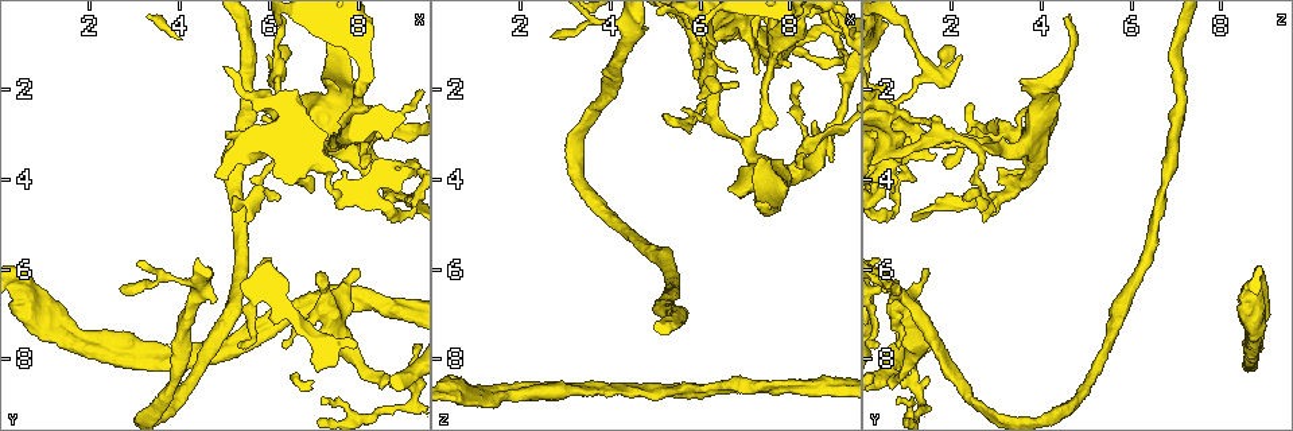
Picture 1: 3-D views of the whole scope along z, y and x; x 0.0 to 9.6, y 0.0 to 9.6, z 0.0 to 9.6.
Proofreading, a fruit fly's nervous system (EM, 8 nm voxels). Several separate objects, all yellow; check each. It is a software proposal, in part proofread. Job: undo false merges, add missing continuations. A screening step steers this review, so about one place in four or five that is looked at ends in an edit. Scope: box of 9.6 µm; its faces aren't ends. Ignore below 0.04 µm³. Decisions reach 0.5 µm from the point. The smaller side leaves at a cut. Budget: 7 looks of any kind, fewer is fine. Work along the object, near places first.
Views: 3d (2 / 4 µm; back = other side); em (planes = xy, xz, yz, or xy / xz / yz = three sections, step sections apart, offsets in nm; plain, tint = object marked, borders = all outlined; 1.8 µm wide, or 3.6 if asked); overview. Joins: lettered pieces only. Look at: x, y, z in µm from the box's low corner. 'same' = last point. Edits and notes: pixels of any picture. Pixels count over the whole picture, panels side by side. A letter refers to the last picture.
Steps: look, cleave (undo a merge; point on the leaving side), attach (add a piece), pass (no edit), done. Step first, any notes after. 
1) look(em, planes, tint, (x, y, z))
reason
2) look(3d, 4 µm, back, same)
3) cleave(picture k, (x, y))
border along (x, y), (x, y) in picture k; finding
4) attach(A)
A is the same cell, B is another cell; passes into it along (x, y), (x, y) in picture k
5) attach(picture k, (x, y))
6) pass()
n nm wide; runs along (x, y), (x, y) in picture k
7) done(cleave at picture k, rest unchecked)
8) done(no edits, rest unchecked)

look(3d, 4 µm, (2.20, 7.75, 8.70))
two arms in line, one across

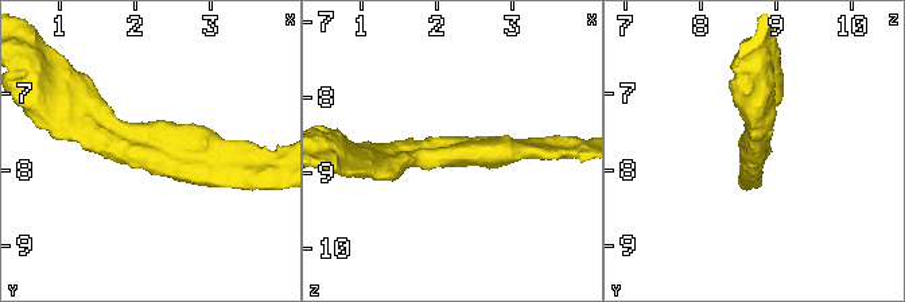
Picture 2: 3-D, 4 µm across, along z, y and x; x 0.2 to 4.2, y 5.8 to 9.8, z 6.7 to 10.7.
look(em, yz, step 8, tint, (2.15, 7.85, 8.70))
3 arms; arms of 300, 320, 380 nm; need the tissue

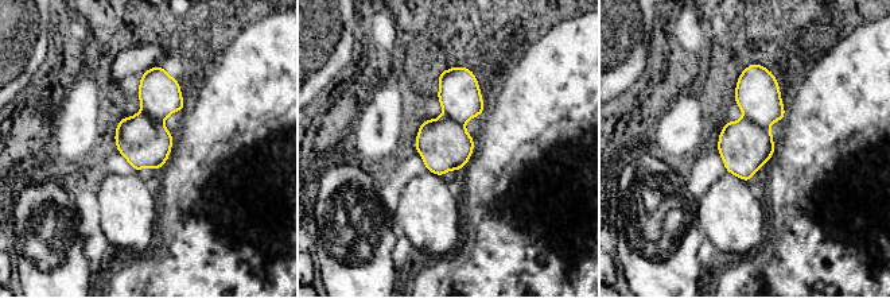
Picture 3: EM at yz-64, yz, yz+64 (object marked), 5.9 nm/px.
look(em, planes, borders, same)
another direction

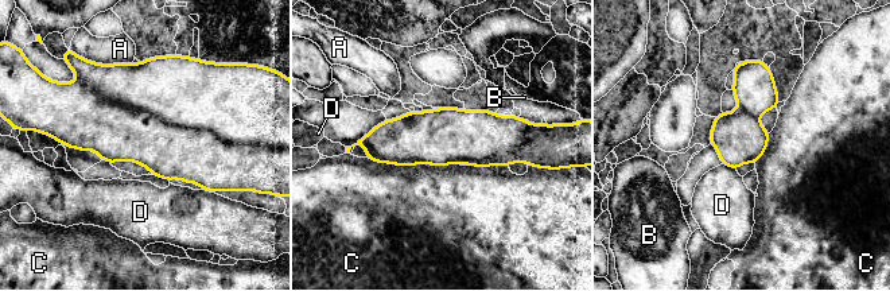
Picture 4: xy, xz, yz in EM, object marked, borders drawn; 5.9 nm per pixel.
pass()
C touches over 550 nm; A, B, C and D are other cells; runs along (523, 134), (362, 143) in picture 4; continuous, no second cell

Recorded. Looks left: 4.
look(3d, 4 µm, (1.00, 6.50, 9.00))
an open end

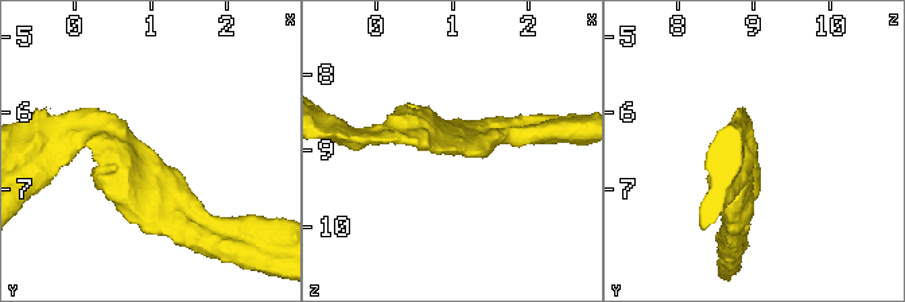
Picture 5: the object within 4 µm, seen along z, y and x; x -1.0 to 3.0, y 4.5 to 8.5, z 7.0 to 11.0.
look(em, xy, step 4, tint, (1.05, 6.55, 9.05))
now the EM

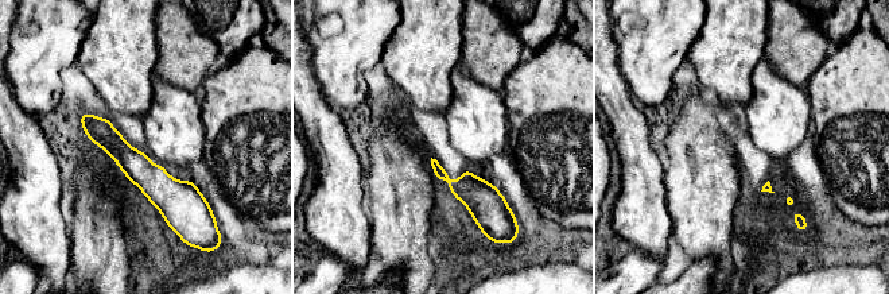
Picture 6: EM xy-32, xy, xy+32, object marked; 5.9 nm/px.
look(em, planes, borders, same)
another direction

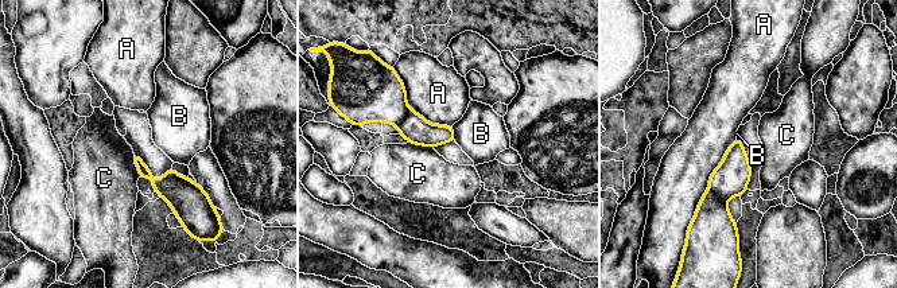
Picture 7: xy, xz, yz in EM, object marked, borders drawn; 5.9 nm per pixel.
pass()
A, B and C are other cells; border along (451, 127), (455, 140) in picture 7; none of them fits

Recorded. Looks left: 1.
done(no edits, rest unchecked)

